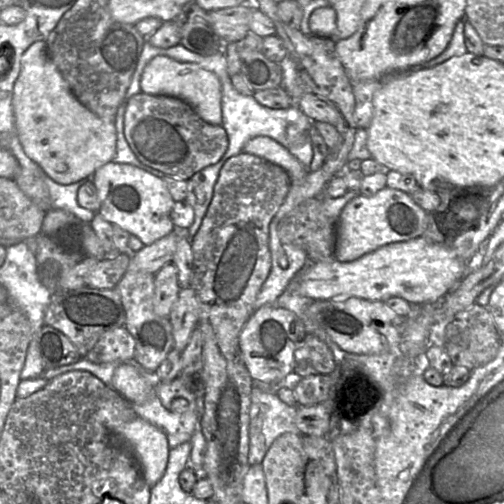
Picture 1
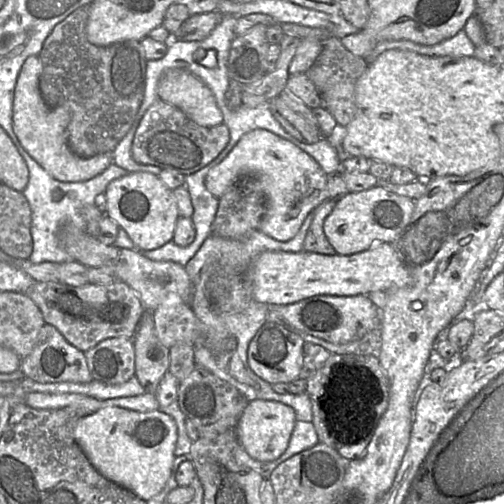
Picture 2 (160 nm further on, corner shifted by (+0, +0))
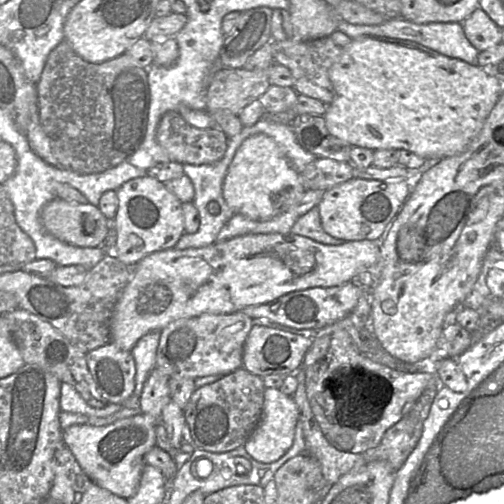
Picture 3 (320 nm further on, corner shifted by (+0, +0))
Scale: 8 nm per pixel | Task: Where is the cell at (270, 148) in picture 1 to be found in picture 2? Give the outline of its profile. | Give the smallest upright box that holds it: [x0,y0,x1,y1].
[205,128,328,242]

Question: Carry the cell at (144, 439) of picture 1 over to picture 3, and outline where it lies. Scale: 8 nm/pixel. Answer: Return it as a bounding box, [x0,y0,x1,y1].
[63,413,156,499]

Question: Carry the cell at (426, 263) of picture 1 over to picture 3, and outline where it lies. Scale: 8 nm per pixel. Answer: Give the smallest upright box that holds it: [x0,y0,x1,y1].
[109,232,380,351]

